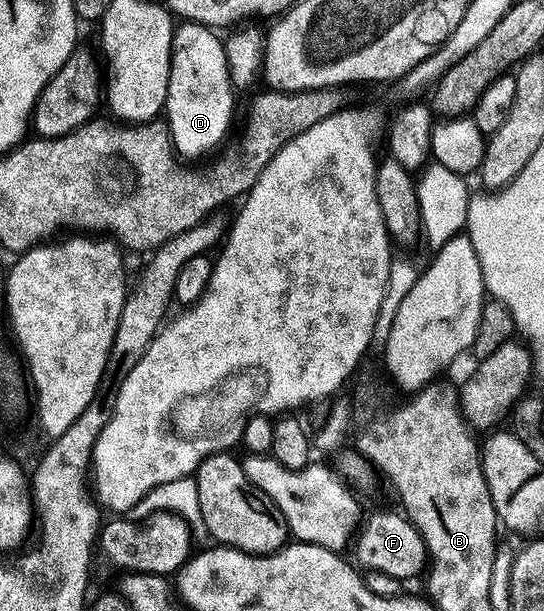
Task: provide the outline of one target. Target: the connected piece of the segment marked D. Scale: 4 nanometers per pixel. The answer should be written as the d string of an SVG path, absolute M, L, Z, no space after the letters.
M183 24L175 31L175 38L171 48L171 75L169 76L169 90L165 109L165 121L171 131L171 142L180 159L203 158L211 154L227 138L231 130L231 121L235 118L235 97L231 81L231 69L227 63L227 48L216 31L194 24Z

